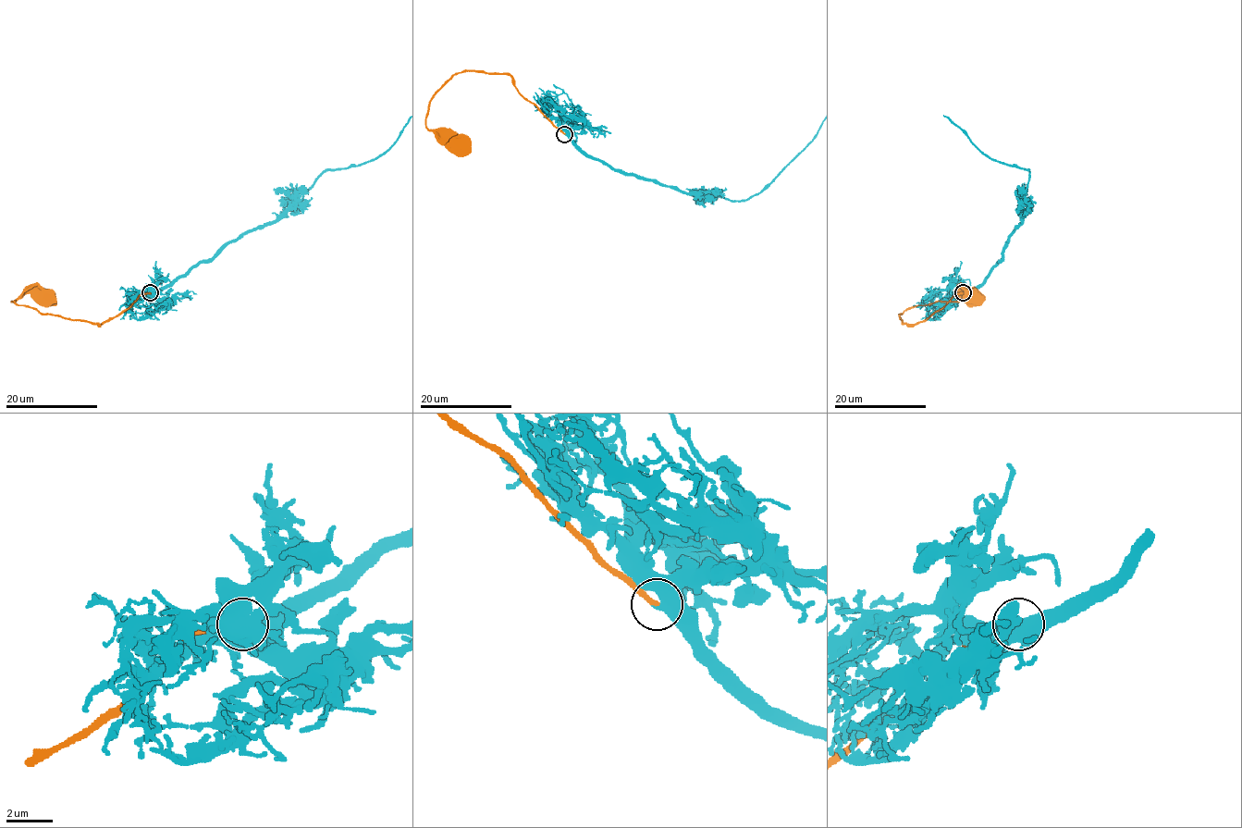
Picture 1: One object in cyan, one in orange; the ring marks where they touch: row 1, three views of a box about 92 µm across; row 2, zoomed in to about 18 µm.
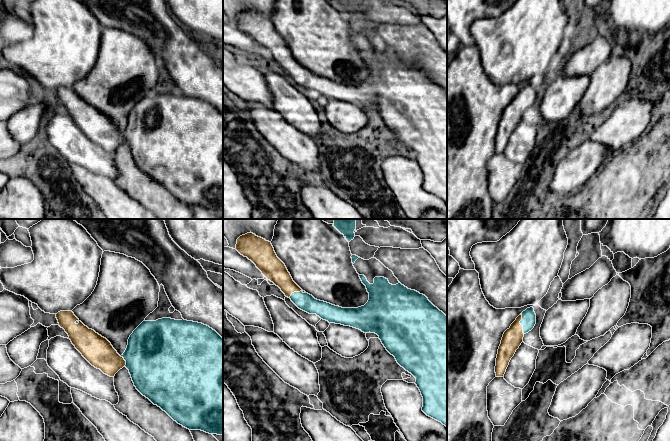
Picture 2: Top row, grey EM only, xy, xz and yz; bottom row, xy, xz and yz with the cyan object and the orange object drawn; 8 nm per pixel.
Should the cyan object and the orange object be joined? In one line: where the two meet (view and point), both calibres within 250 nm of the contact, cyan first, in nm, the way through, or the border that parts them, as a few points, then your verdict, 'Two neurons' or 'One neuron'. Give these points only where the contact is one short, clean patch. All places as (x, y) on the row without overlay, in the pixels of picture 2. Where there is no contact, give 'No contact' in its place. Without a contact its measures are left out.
Touches cyan at yz (520, 99). Thickness 120 nm (cyan) against 160 nm. One neuron

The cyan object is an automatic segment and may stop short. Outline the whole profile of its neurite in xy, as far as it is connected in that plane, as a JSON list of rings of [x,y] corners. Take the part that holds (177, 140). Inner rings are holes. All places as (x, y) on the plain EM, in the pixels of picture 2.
[[[60,87],[56,94],[92,142],[110,153],[125,142],[136,165],[178,200],[189,206],[223,211],[223,114],[215,106],[184,95],[143,97],[120,132],[106,114],[85,102],[72,87]]]

